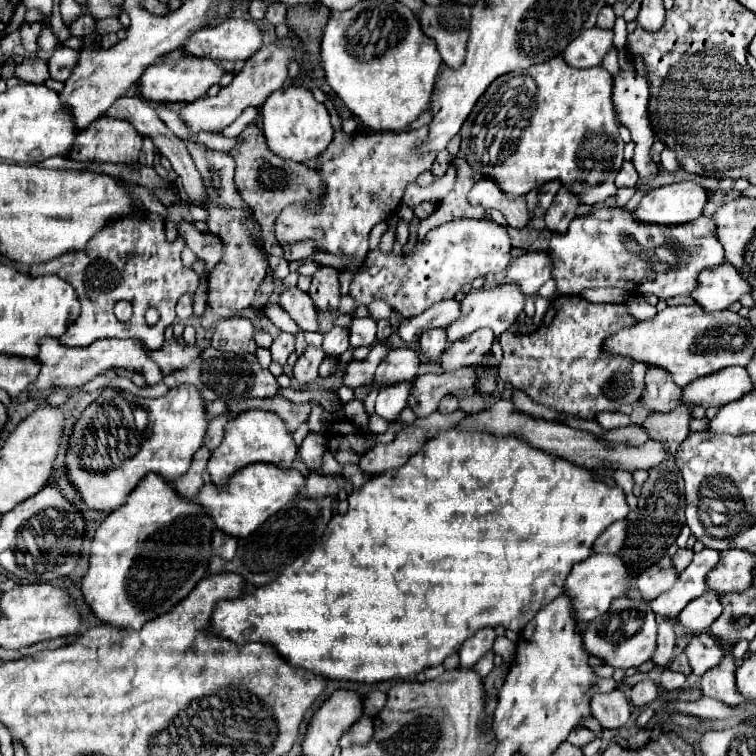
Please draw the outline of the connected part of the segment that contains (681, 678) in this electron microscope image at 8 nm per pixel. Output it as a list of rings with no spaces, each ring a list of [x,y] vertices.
[[[666,668],[666,670],[662,672],[662,676],[660,676],[660,684],[662,684],[664,690],[678,690],[678,688],[684,686],[684,682],[686,682],[686,676],[684,676],[684,674],[672,672],[672,670],[668,670],[668,668]]]

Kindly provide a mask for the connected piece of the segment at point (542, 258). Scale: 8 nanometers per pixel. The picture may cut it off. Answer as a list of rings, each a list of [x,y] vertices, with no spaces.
[[[546,252],[522,254],[510,264],[504,280],[498,286],[516,284],[524,296],[536,296],[538,288],[552,278],[552,260],[548,258],[550,256]]]

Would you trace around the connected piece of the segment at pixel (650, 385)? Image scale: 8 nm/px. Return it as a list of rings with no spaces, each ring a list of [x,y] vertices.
[[[648,368],[644,378],[644,392],[640,396],[640,402],[650,412],[670,412],[676,406],[680,406],[682,388],[678,388],[670,374],[662,368]]]

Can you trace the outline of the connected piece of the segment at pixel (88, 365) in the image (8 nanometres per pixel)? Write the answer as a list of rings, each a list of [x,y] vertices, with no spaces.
[[[46,338],[38,346],[40,346],[40,352],[38,352],[36,360],[40,362],[40,374],[38,374],[36,382],[28,388],[30,392],[34,392],[34,390],[44,392],[44,390],[52,390],[52,388],[80,388],[86,382],[90,382],[94,376],[104,374],[106,370],[112,370],[112,368],[136,370],[136,372],[144,374],[144,378],[150,386],[162,382],[162,378],[164,378],[160,368],[150,360],[148,350],[138,340],[98,340],[86,348],[66,348],[56,338]]]

